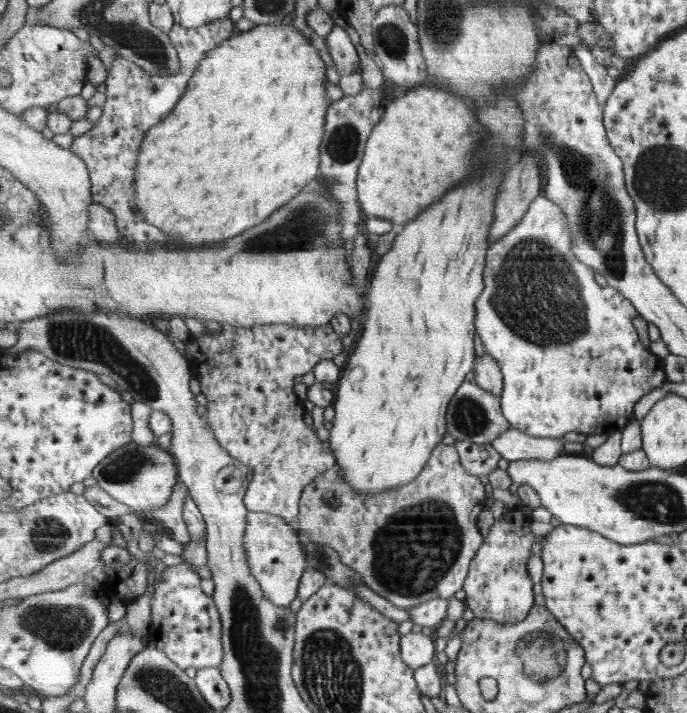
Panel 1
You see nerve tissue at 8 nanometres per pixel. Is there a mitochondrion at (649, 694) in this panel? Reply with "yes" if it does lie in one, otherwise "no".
no

